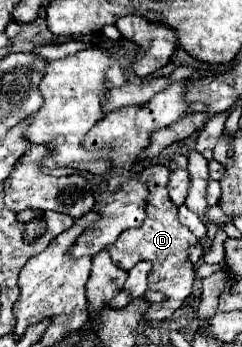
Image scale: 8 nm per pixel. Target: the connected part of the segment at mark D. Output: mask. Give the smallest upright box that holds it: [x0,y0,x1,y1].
[108,165,198,321]

